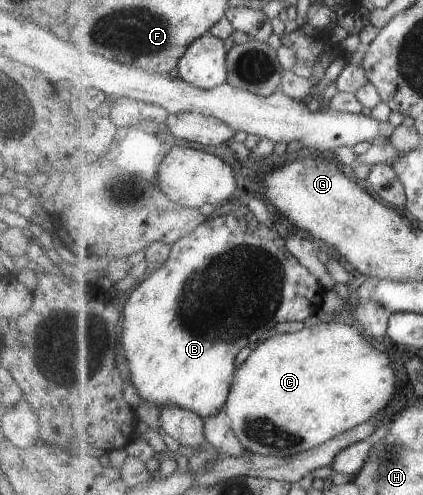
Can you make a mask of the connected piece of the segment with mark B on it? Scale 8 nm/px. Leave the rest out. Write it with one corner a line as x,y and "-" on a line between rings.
241,204
236,210
228,214
209,218
193,234
182,238
176,245
171,246
172,250
168,260
161,266
153,266
146,274
146,279
142,280
131,293
130,297
122,307
123,334
120,339
121,359
125,372
131,379
131,384
137,390
141,400
157,407
181,407
185,410
192,410
202,419
208,419
219,414
227,404
233,381
236,374
236,356
242,348
248,344
260,342
262,335
268,330
272,330
278,323
303,321
321,312
324,304
326,290
321,283
312,275
312,272
298,261
296,256
290,253
286,240
278,236
274,228
264,226
253,216
252,210
247,205

